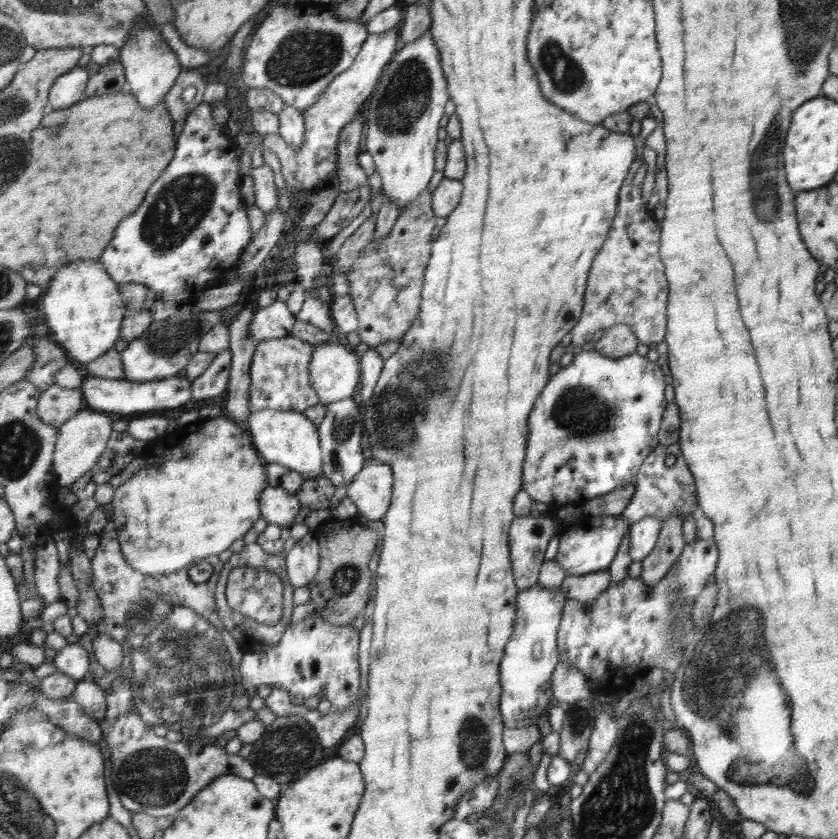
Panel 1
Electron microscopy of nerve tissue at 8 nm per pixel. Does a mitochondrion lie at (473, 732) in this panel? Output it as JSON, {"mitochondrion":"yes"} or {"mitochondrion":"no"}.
{"mitochondrion":"yes"}

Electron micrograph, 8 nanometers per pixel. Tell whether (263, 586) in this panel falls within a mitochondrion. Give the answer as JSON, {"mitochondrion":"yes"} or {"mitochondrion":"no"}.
{"mitochondrion":"yes"}

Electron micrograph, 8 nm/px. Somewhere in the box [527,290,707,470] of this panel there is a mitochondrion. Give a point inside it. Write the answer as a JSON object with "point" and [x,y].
{"point":[582,412]}

